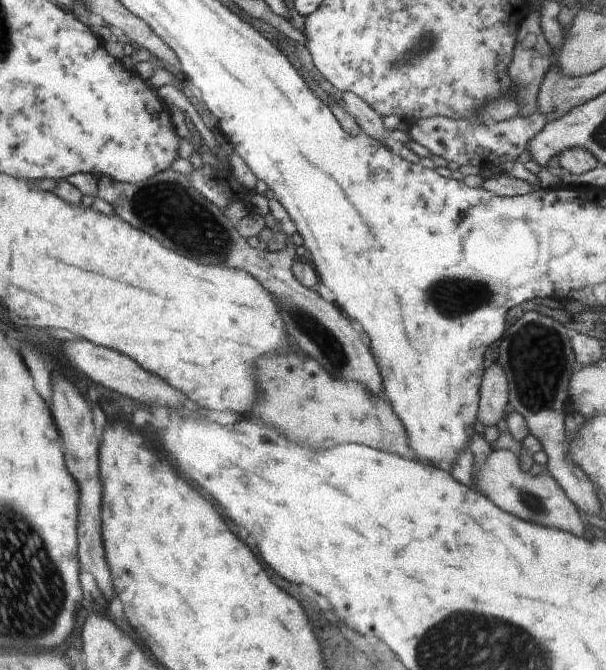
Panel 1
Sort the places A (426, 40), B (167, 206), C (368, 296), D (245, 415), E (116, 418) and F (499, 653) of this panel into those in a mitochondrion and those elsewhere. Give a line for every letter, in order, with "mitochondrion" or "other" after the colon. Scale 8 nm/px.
A: mitochondrion
B: mitochondrion
C: other
D: other
E: other
F: mitochondrion

